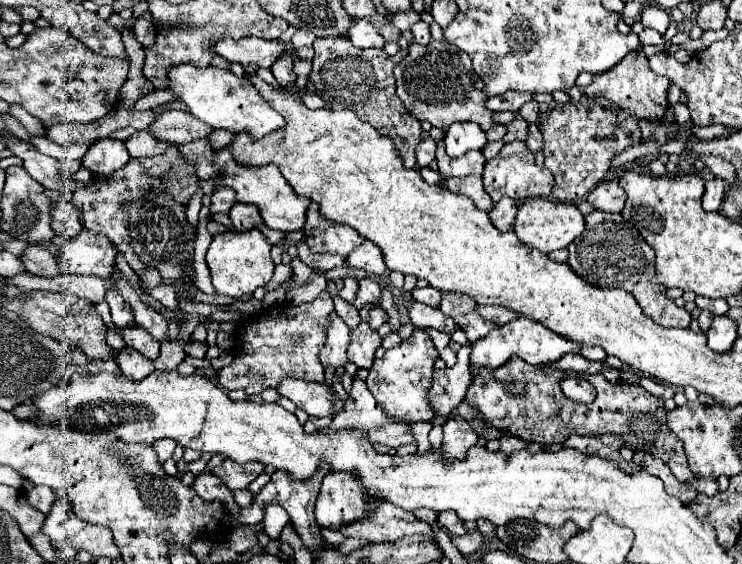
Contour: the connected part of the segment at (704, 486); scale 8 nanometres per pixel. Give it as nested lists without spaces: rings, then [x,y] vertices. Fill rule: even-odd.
[[[693,478],[689,482],[685,482],[689,488],[695,488],[697,492],[703,492],[705,496],[715,496],[717,494],[717,484],[715,480],[699,480],[699,478]]]

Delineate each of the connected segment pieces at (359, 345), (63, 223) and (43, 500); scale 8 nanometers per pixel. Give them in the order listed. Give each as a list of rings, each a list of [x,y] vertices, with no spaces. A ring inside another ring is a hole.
[[[361,322],[357,328],[351,330],[351,344],[347,348],[349,362],[353,362],[357,368],[371,368],[375,360],[377,350],[377,332],[371,330],[365,322]]]
[[[55,202],[53,206],[53,230],[65,238],[75,238],[81,232],[81,218],[79,212],[71,206],[71,202]]]
[[[33,486],[25,496],[27,496],[27,502],[35,510],[39,510],[43,514],[47,514],[51,510],[51,506],[53,506],[53,502],[57,498],[55,496],[55,490],[51,490],[49,486]]]

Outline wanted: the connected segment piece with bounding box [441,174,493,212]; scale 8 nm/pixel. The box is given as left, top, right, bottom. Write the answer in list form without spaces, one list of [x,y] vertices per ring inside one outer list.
[[[471,174],[471,176],[441,176],[441,182],[447,184],[447,188],[451,192],[469,196],[481,210],[487,210],[487,212],[491,210],[493,200],[485,192],[483,182],[481,182],[481,176],[475,176],[475,174]]]

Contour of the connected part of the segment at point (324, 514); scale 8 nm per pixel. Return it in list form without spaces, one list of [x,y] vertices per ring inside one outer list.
[[[347,472],[327,474],[317,494],[315,518],[319,526],[339,528],[367,514],[367,494],[355,476]]]

